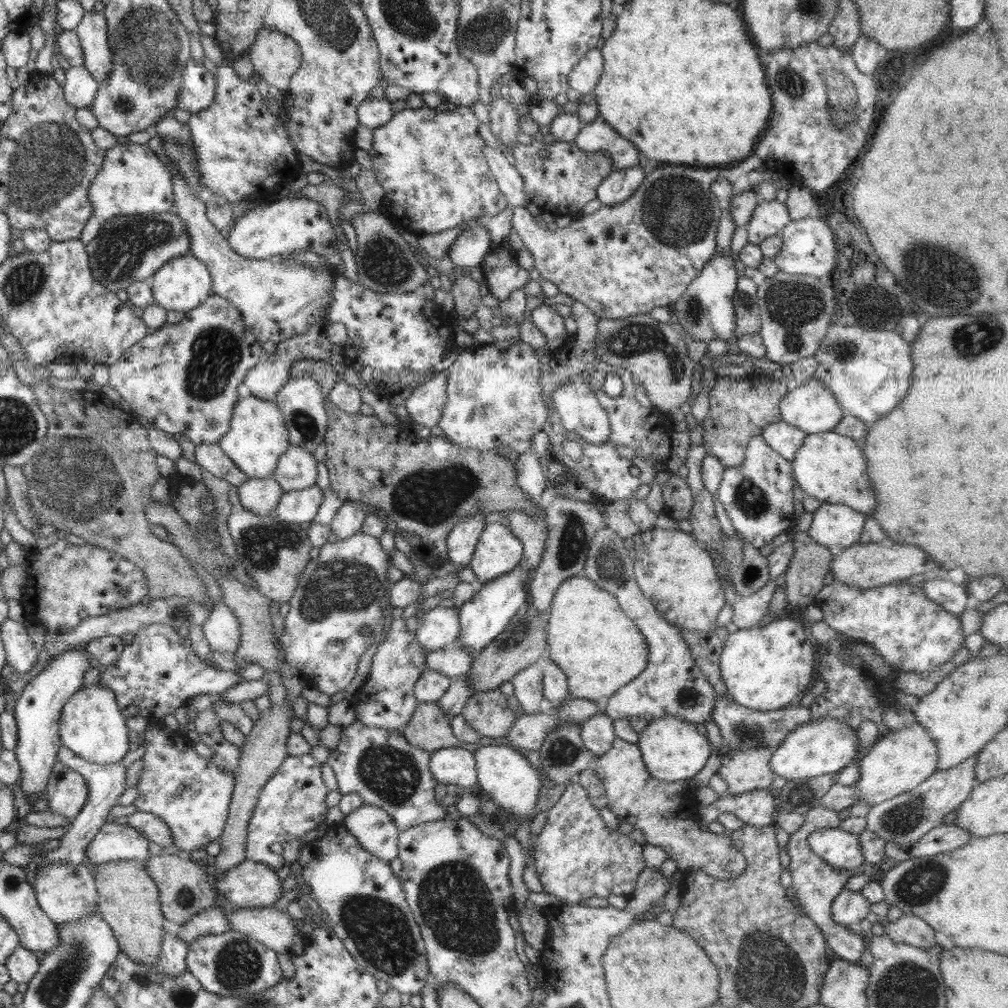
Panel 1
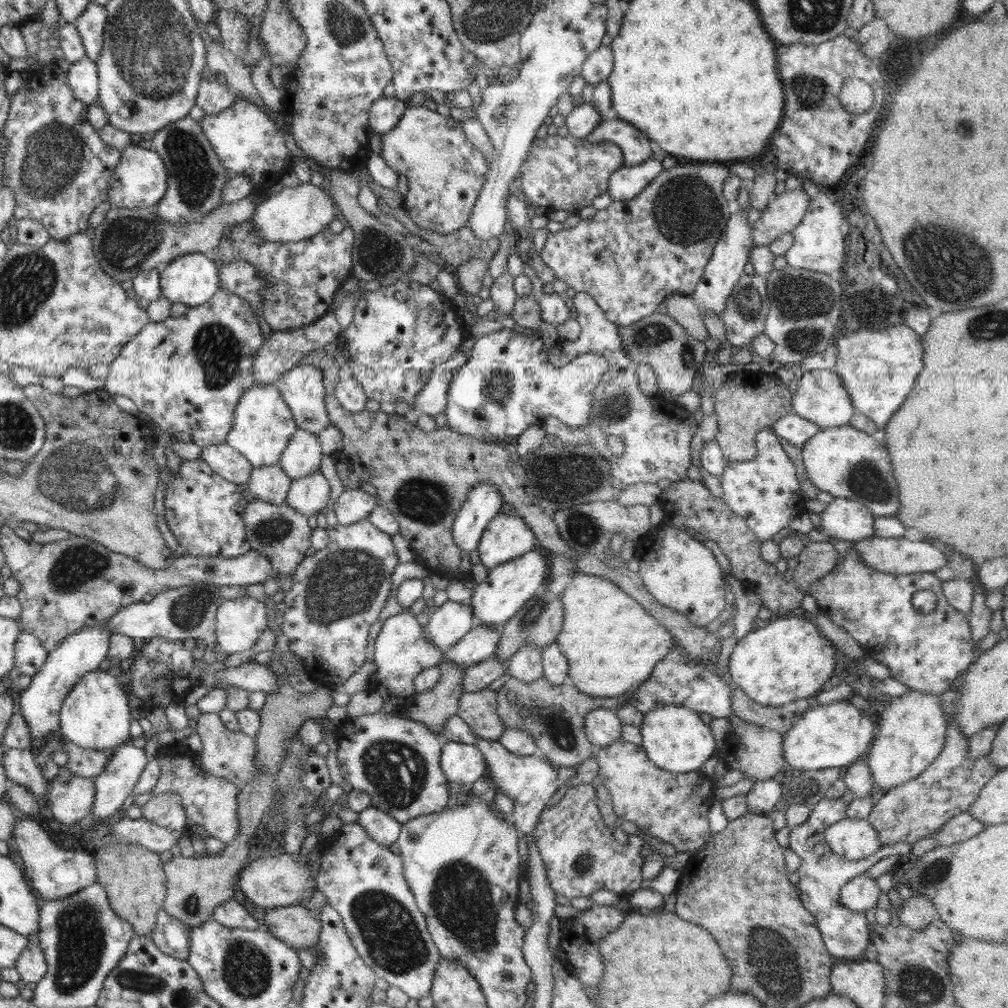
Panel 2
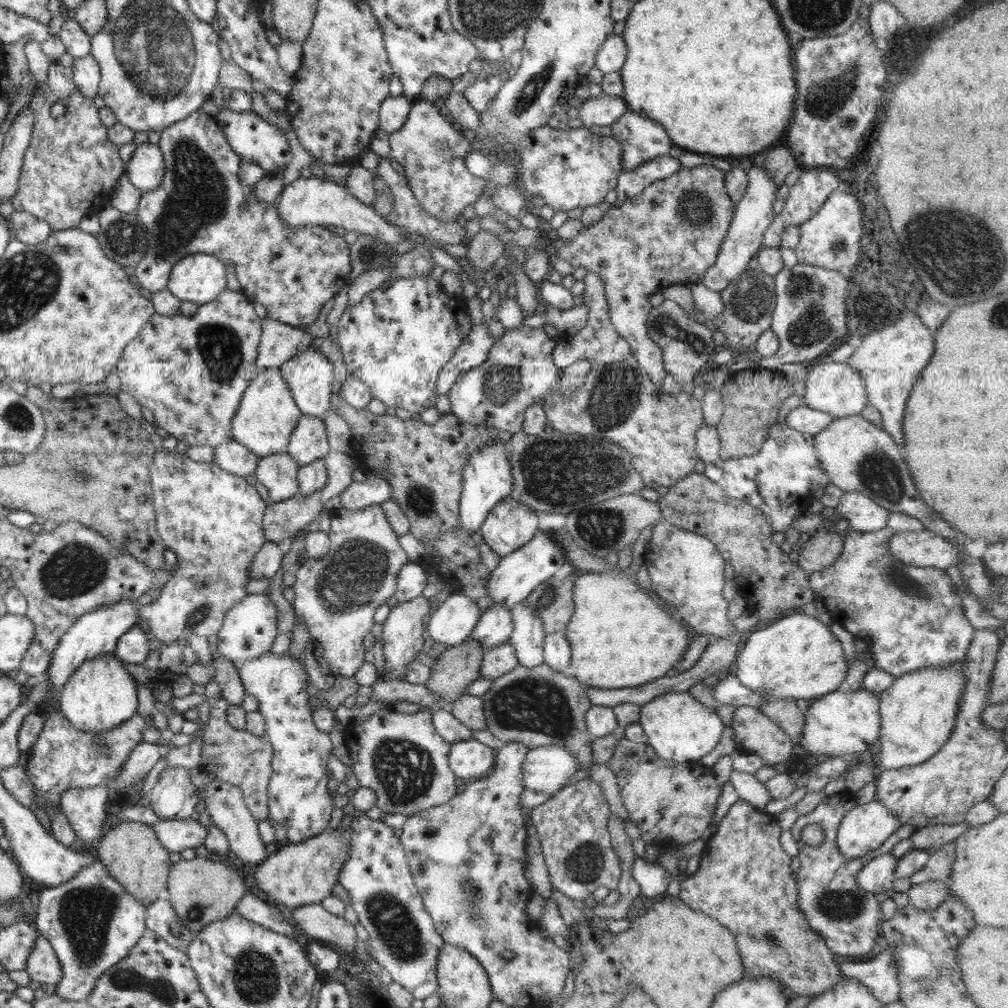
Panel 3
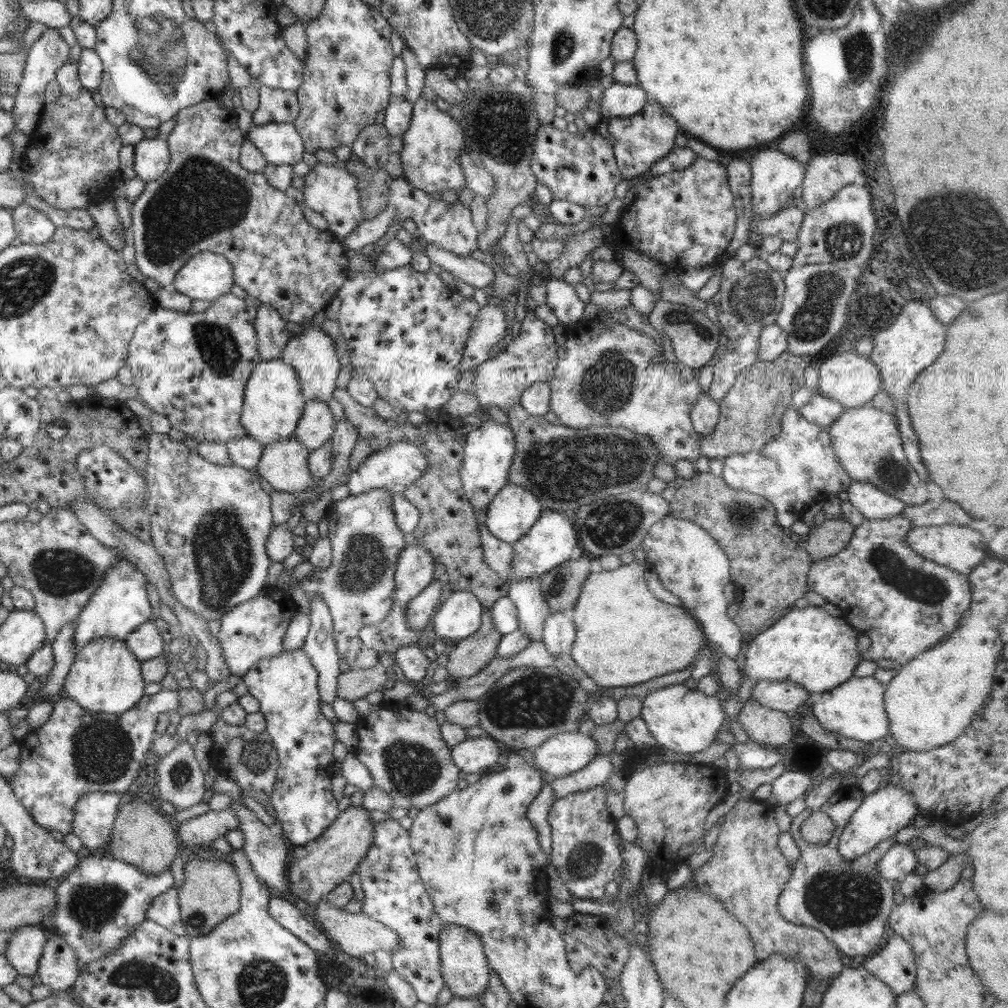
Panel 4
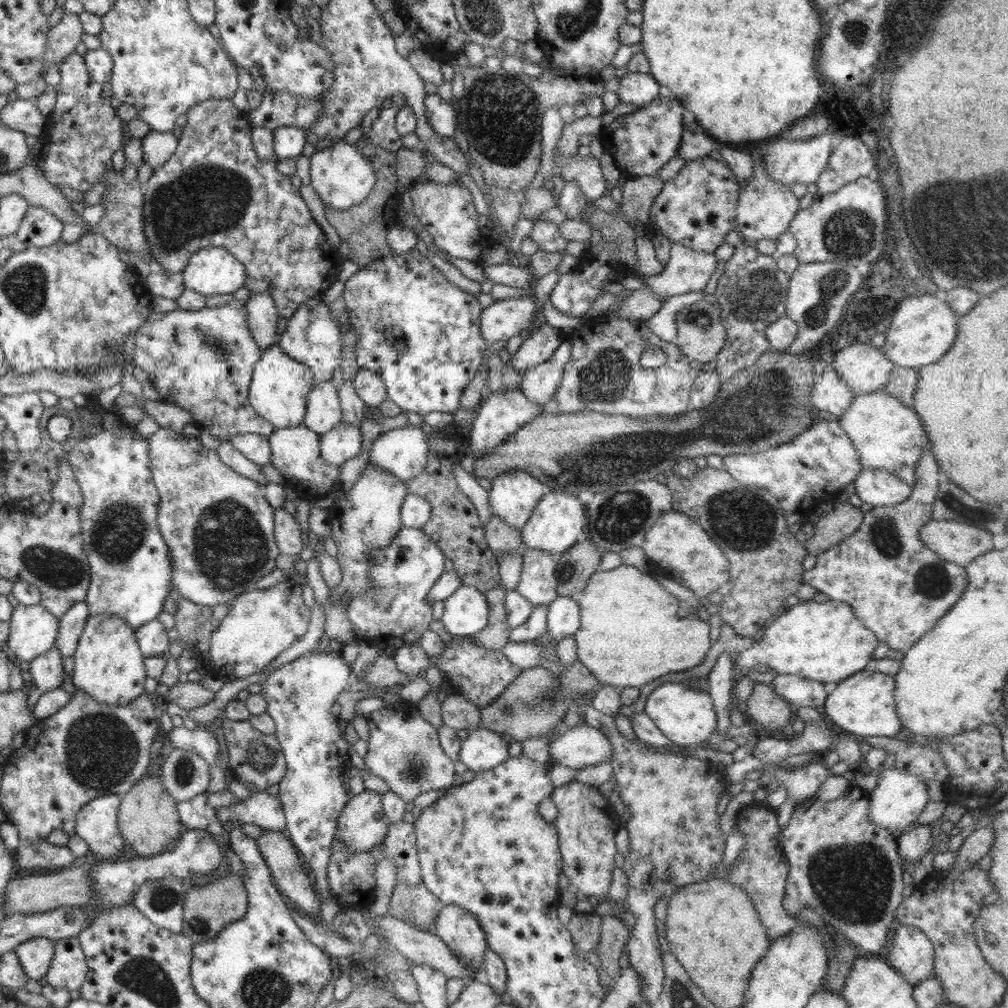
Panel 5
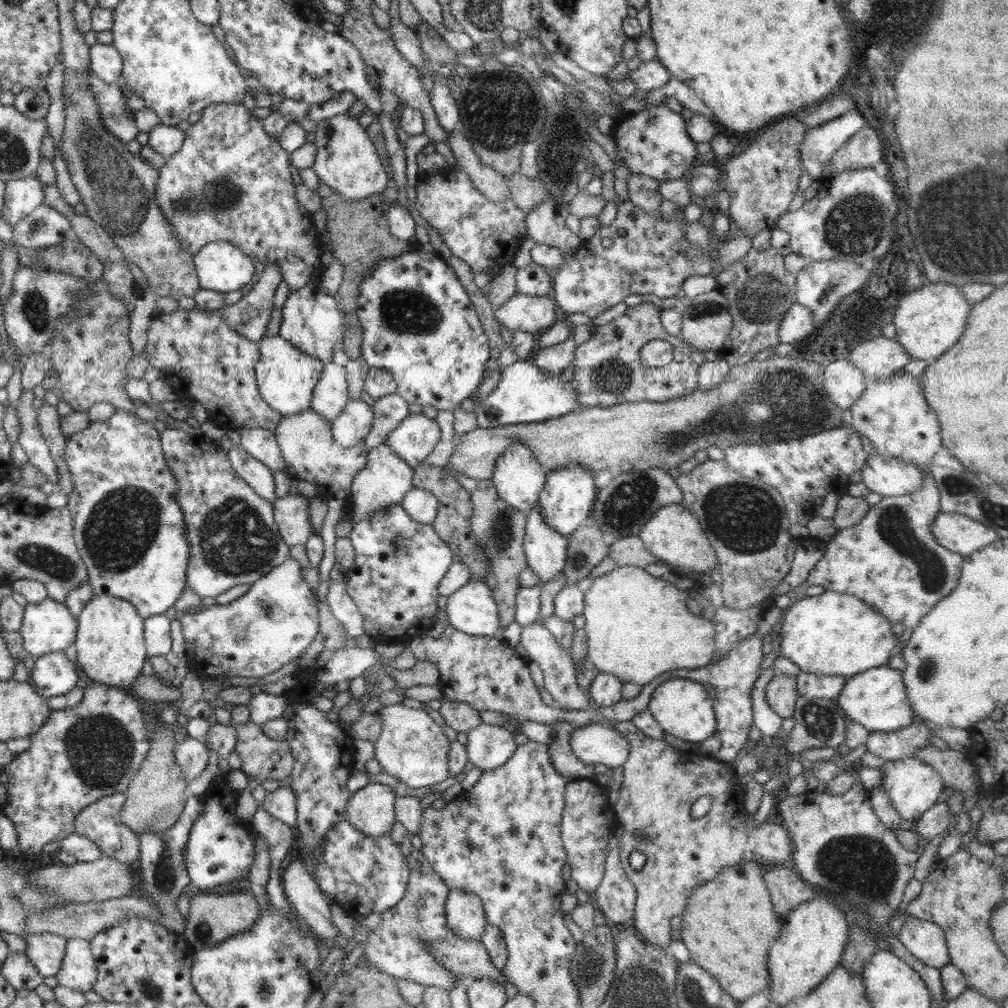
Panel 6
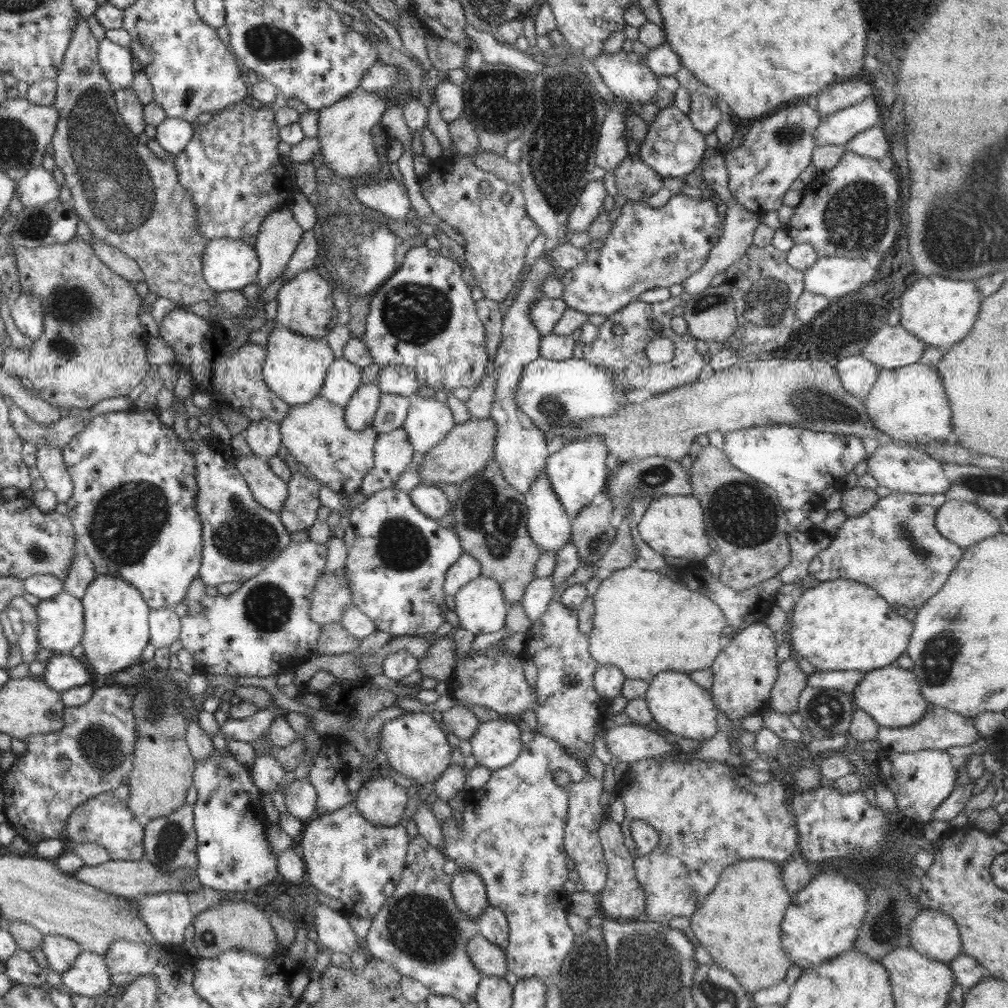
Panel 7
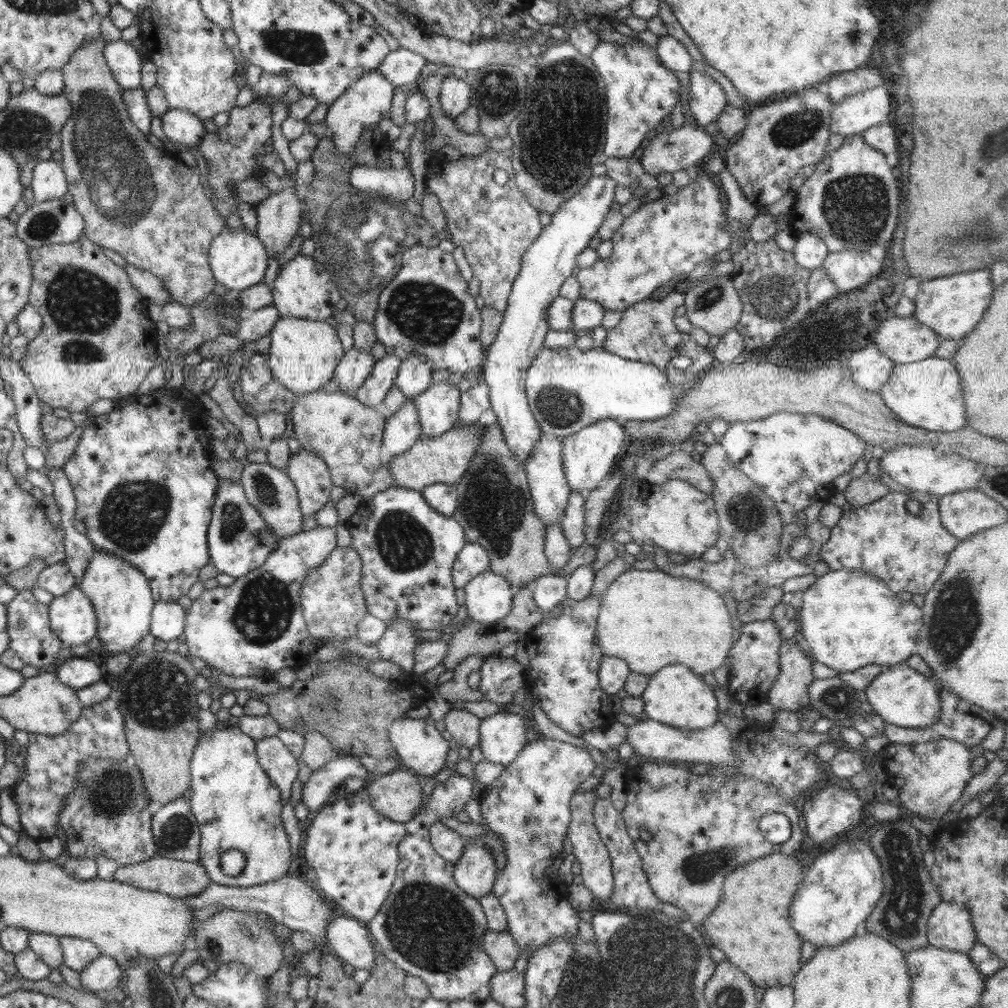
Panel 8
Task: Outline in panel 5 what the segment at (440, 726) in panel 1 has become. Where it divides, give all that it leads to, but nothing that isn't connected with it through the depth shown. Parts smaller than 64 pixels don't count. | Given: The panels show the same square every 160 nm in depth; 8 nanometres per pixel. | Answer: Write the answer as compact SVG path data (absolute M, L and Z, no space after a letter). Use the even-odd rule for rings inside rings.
M503 584L485 592L489 608L488 624L480 632L471 636L483 648L501 650L509 640L512 628L508 624L505 607L507 592Z

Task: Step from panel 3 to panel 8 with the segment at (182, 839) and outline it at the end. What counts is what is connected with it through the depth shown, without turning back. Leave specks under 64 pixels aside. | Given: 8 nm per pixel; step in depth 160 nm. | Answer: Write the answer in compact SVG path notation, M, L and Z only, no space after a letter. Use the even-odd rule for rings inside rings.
M335 756L322 768L312 771L309 780L302 785L301 800L311 812L318 811L333 798L333 790L346 778L366 780L368 770L360 763L360 756Z

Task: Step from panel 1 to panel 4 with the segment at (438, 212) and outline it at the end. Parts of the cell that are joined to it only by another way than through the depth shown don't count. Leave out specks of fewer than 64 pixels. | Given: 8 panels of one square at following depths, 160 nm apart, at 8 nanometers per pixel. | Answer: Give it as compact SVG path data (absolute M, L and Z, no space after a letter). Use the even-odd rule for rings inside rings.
M423 96L419 97L413 103L413 115L409 127L402 135L402 142L403 148L397 153L410 185L428 193L432 198L441 198L440 193L448 190L462 194L466 178L459 156L464 148L464 132L449 113L438 109L434 102Z

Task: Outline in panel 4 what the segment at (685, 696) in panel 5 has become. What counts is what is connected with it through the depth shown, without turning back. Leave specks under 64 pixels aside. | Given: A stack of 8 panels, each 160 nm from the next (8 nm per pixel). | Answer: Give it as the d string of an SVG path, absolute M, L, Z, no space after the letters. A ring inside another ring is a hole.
M676 684L649 692L642 701L642 720L662 749L696 754L708 749L716 741L716 734L725 722L720 695L707 696L701 691L691 690L686 685Z

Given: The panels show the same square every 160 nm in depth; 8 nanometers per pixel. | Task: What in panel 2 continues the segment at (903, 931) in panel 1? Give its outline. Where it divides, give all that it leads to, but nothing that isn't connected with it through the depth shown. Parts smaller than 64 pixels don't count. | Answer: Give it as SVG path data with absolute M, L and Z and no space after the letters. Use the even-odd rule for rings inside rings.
M926 895L912 896L900 907L898 914L902 925L916 931L926 928L930 922L939 918L934 903Z

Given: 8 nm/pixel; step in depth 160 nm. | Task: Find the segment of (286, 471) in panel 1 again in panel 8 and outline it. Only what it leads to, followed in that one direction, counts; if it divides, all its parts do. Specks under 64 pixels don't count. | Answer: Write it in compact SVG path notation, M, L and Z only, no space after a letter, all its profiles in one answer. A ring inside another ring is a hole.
M352 348L343 354L336 365L332 380L338 383L342 394L353 395L364 385L374 363L374 357L370 352Z

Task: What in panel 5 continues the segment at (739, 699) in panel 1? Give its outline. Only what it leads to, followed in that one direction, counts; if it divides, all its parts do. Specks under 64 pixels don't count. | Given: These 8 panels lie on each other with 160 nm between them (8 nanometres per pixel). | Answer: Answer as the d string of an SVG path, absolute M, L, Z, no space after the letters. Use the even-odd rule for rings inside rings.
M809 599L786 608L766 627L760 642L754 642L735 657L736 673L744 677L756 665L766 664L780 675L794 674L835 685L868 668L879 644L876 635L854 616L849 604L831 599L825 603Z

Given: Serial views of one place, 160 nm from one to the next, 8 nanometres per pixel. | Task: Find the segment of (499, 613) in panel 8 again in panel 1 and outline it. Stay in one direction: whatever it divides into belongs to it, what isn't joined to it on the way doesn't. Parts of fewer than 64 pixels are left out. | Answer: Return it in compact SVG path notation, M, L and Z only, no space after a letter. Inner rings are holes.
M438 606L424 614L415 637L422 648L435 651L456 641L460 632L458 607Z

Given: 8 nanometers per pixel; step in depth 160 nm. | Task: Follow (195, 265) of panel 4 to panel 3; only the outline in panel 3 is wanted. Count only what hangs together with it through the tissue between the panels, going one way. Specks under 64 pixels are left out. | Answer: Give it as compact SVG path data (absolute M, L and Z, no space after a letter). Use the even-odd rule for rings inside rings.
M204 253L185 256L171 268L167 289L182 301L212 302L226 289L226 265Z

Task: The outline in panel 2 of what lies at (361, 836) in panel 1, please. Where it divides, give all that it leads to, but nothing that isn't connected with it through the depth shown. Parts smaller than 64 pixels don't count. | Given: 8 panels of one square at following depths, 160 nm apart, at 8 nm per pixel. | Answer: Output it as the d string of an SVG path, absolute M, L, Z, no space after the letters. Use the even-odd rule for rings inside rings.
M370 806L359 812L357 823L365 828L365 831L375 839L378 844L390 846L397 841L402 823L393 816L374 806Z

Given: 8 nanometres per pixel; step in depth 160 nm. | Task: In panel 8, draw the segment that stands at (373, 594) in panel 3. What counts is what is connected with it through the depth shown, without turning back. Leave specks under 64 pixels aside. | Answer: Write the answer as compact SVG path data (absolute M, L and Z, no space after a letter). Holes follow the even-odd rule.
M408 396L402 409L387 418L382 447L390 452L392 458L408 451L422 436L414 399Z

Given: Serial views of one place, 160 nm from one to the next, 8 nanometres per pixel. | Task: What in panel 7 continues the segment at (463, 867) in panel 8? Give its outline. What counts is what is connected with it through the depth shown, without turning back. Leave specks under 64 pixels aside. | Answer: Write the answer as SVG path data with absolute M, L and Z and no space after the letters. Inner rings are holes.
M470 869L455 872L450 889L456 907L473 920L477 921L489 906L486 887L482 879Z

